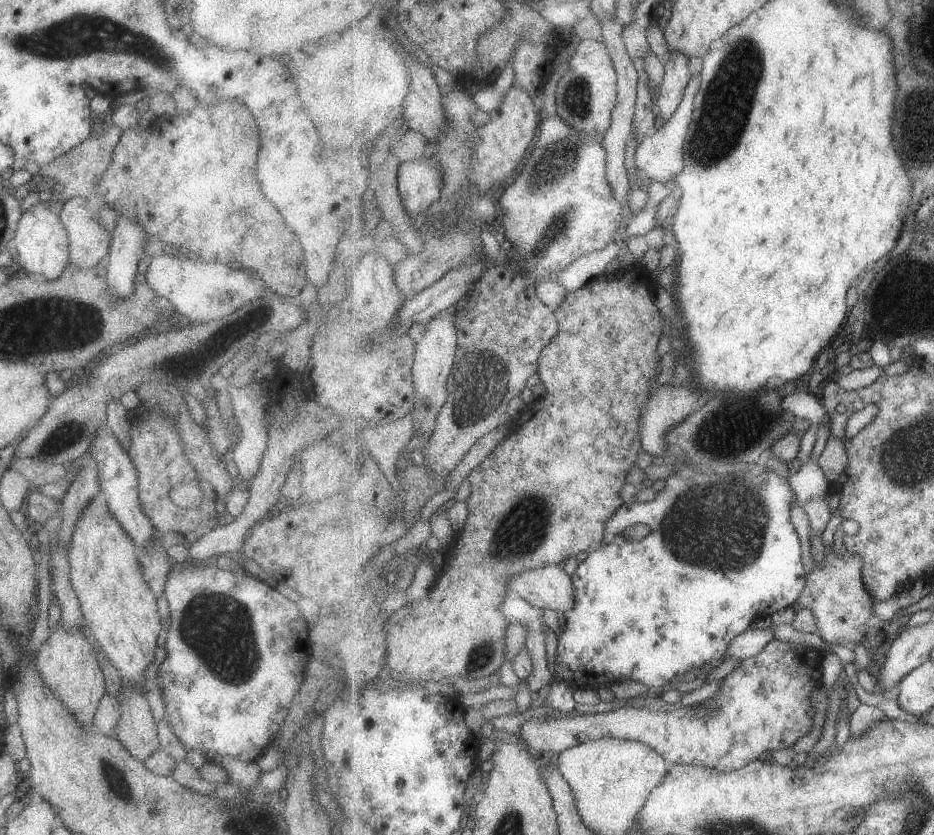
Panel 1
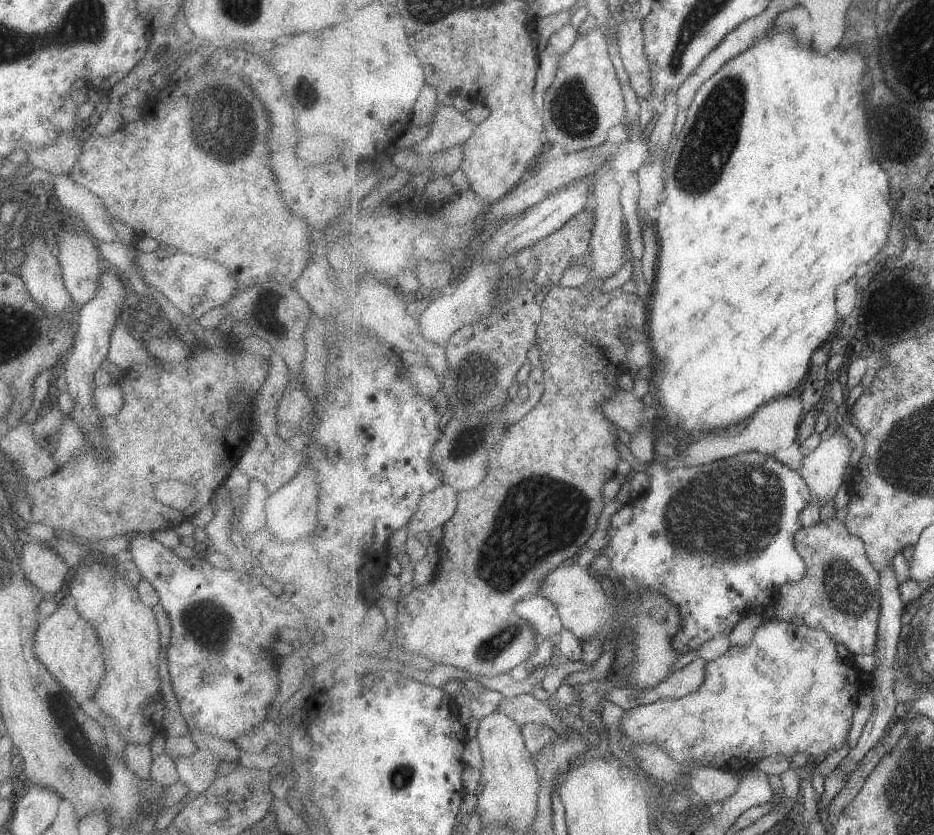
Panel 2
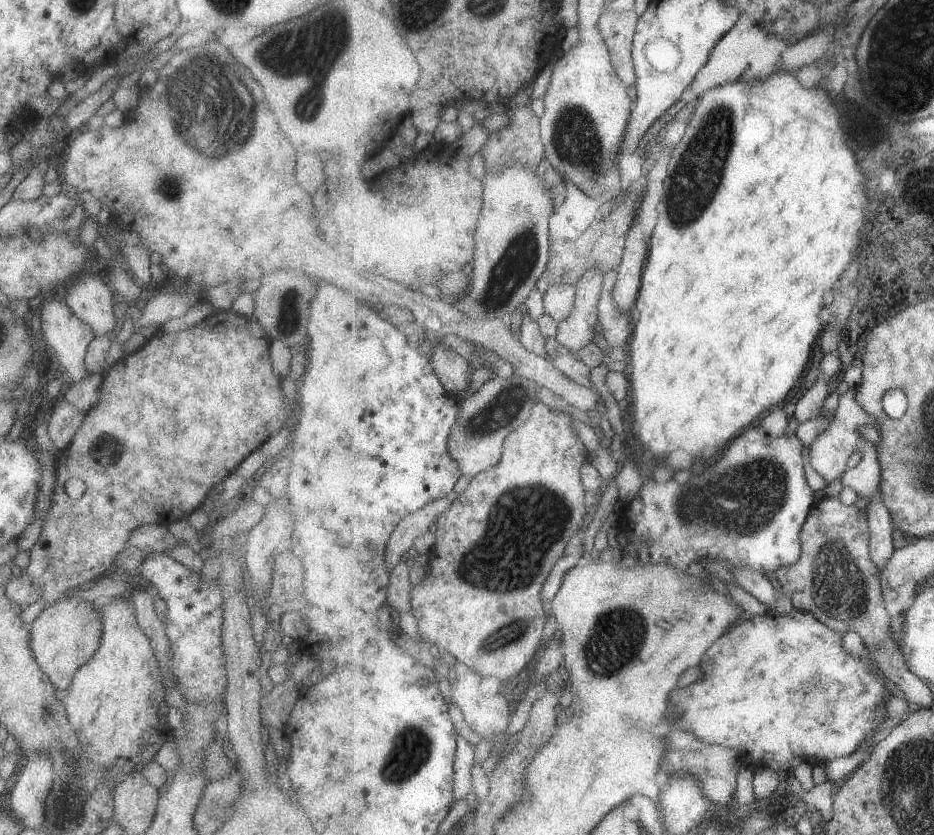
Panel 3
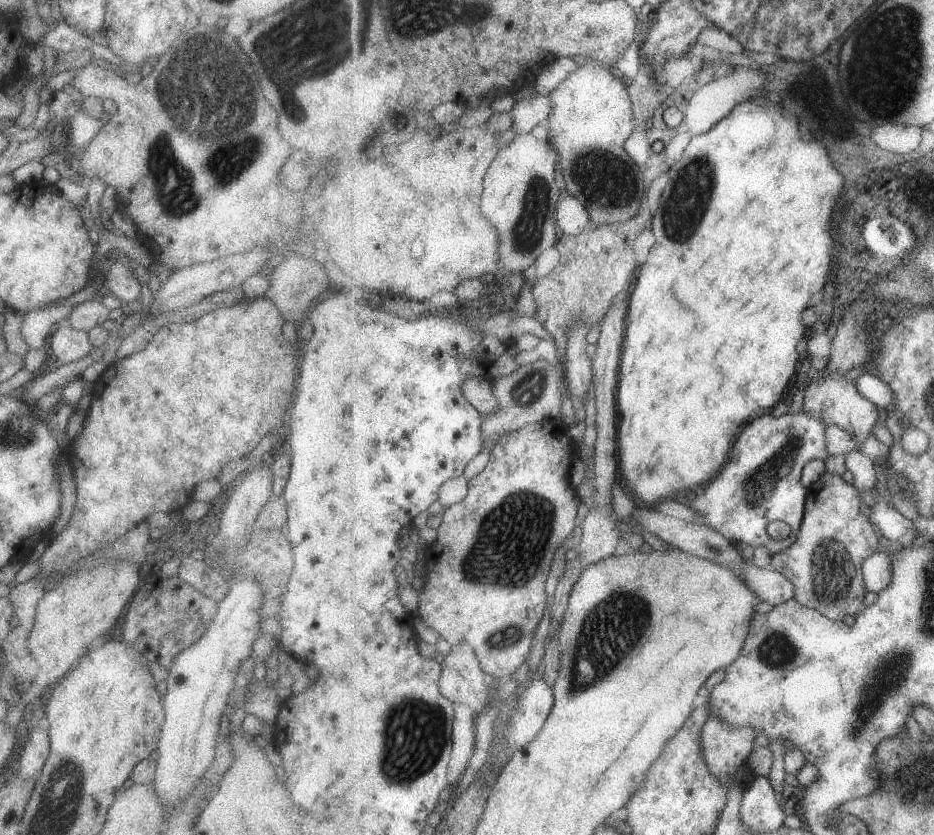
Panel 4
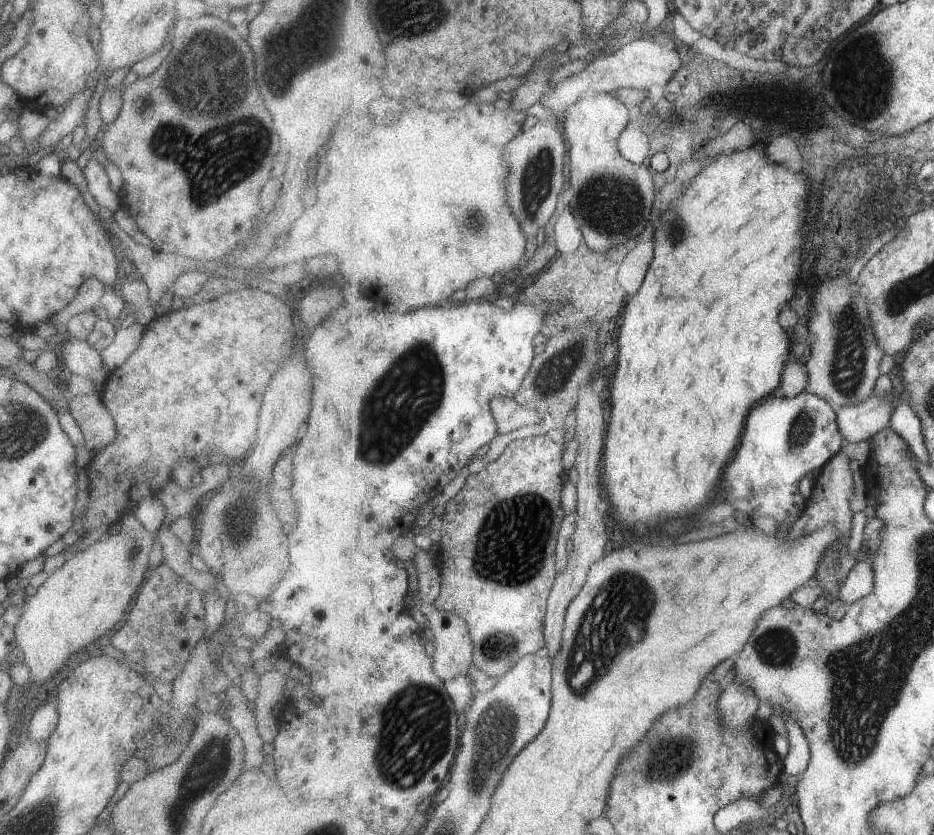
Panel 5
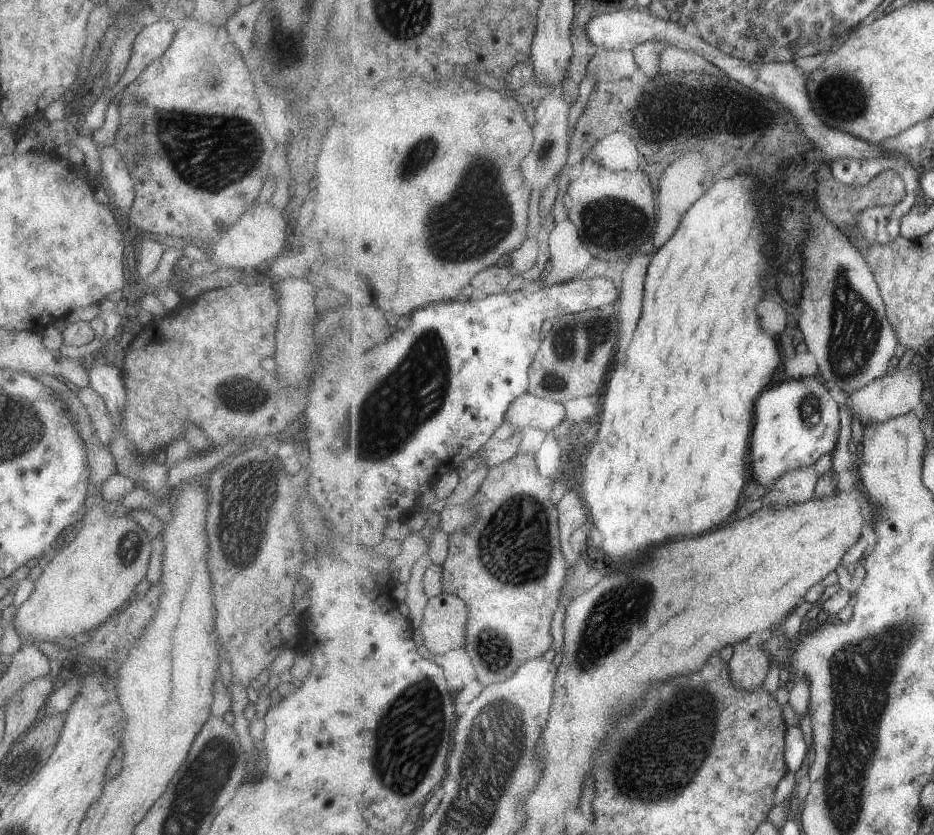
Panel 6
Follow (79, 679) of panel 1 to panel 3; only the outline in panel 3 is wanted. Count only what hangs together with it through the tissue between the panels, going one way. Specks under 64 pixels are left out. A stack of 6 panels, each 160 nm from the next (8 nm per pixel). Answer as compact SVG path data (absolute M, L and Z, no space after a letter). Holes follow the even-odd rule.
M88 596L83 601L62 598L45 609L27 627L28 644L39 669L49 678L56 691L62 694L73 678L73 672L87 662L99 648L102 632L101 616L95 613L94 602Z

